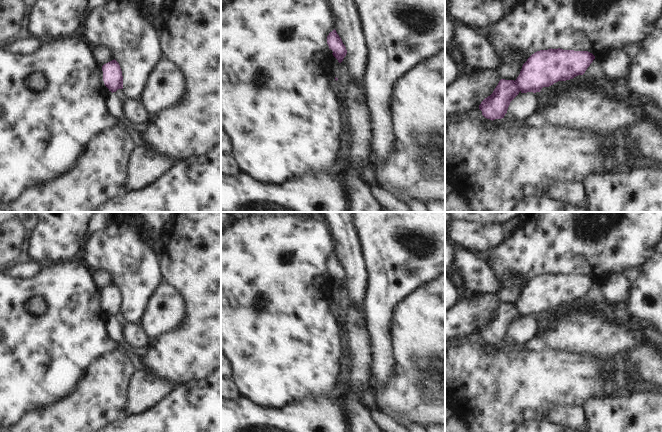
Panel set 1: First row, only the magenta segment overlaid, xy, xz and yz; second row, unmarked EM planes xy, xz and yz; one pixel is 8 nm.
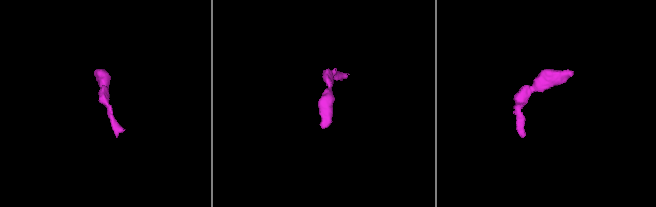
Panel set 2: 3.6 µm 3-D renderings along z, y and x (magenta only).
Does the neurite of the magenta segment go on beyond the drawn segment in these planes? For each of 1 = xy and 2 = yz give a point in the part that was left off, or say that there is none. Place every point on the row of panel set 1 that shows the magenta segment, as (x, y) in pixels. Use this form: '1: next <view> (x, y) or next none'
1: next none
2: next none

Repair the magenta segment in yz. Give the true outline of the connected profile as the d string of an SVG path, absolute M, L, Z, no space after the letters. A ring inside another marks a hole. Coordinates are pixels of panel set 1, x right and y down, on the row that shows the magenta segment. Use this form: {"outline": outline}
{"outline": "M563 49L540 50L532 54L523 64L517 79L501 79L493 93L485 98L479 105L482 115L490 120L502 119L507 113L510 102L521 92L540 92L543 87L549 87L558 81L573 79L578 75L583 75L595 56L588 51L574 51Z"}

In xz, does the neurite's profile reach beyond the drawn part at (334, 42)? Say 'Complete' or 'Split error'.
Complete

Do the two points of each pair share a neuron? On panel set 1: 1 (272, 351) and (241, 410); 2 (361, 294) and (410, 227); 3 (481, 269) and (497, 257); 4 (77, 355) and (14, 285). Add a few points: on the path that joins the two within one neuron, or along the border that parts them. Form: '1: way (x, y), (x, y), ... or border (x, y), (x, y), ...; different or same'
1: border (243, 394), (257, 403), (269, 407); different
2: border (366, 259), (370, 288), (364, 305); different
3: border (489, 262), (499, 278); different
4: way (56, 345), (53, 345), (16, 306); same

